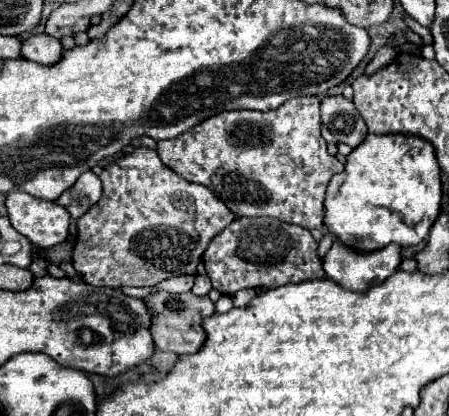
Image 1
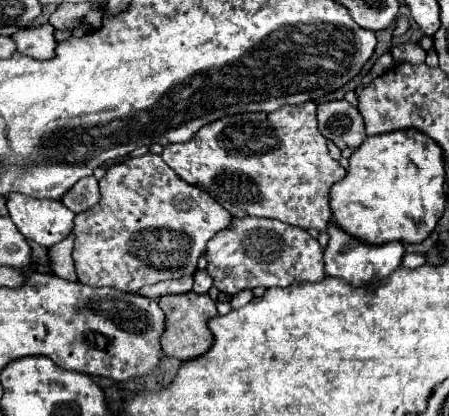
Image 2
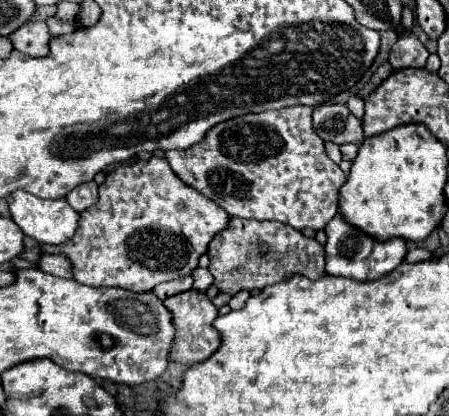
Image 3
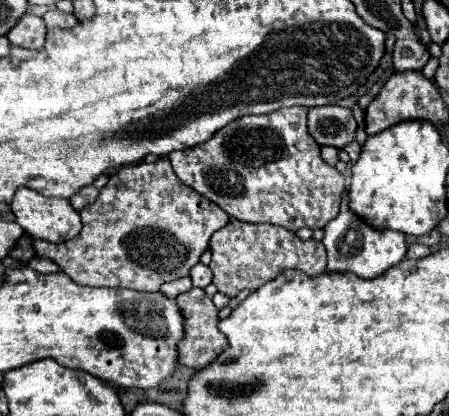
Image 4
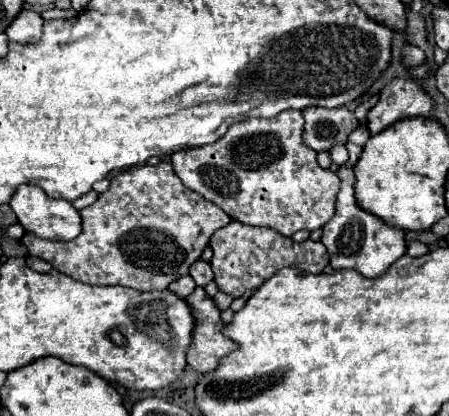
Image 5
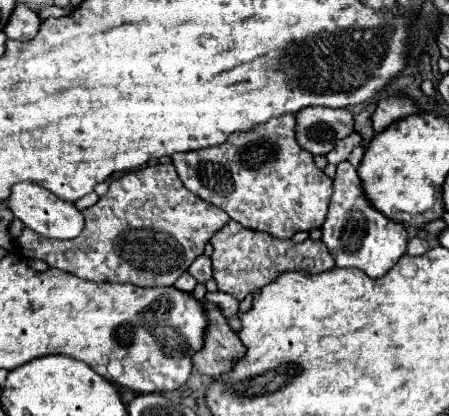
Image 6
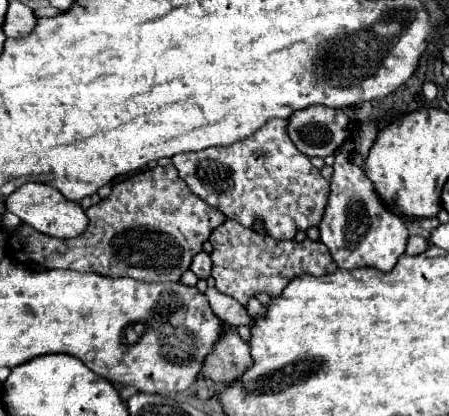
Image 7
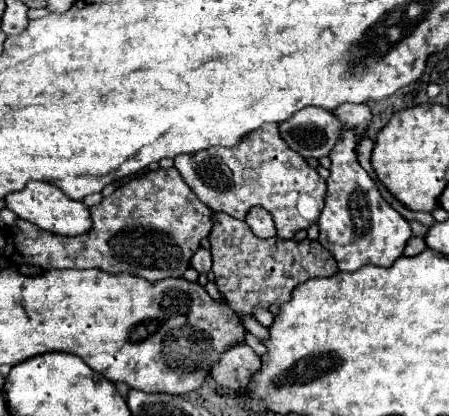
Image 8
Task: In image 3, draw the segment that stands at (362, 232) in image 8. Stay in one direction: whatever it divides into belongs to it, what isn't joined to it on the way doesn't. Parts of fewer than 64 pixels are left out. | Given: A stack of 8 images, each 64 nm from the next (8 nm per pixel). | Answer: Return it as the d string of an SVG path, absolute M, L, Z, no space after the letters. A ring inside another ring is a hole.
M340 214L334 216L326 228L324 228L328 240L326 240L326 274L330 276L344 276L358 282L370 282L378 280L386 274L390 274L396 266L404 262L406 256L406 242L404 240L386 240L380 244L378 240L368 240L368 236L360 236L356 228L348 228L344 220L340 220Z

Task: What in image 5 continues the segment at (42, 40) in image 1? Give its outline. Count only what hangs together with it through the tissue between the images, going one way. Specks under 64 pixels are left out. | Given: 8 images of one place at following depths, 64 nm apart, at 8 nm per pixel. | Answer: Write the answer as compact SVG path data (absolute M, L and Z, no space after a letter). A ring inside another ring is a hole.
M24 8L20 12L20 16L16 18L16 22L12 22L8 26L6 34L8 34L8 38L12 42L36 44L42 38L42 24L44 24L44 20L42 20L42 16L38 12Z

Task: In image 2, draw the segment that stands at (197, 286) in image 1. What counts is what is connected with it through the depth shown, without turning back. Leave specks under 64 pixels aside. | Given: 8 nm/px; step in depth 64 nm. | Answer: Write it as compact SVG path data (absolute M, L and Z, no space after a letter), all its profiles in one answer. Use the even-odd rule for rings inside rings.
M198 270L194 274L194 288L192 290L196 294L206 294L210 290L210 286L212 286L212 278L208 276L208 272L206 270Z

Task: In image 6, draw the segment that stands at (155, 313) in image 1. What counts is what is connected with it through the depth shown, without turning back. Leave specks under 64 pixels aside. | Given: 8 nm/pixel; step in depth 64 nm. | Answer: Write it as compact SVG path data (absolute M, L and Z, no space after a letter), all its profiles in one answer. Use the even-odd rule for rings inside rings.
M196 284L192 296L204 306L208 328L204 334L204 346L192 356L192 364L200 374L216 378L222 372L228 372L228 368L232 368L232 364L240 356L244 356L244 344L240 342L236 332L228 326L220 308L208 302L204 294L206 294L204 284Z

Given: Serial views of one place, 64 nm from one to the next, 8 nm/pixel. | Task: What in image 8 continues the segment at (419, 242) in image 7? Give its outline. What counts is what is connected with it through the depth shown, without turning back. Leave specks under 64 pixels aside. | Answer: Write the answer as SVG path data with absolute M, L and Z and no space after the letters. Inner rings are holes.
M412 236L410 240L408 240L408 244L406 244L406 256L416 256L416 254L420 254L420 252L424 252L426 250L426 242L424 242L424 238L420 238L420 236Z

